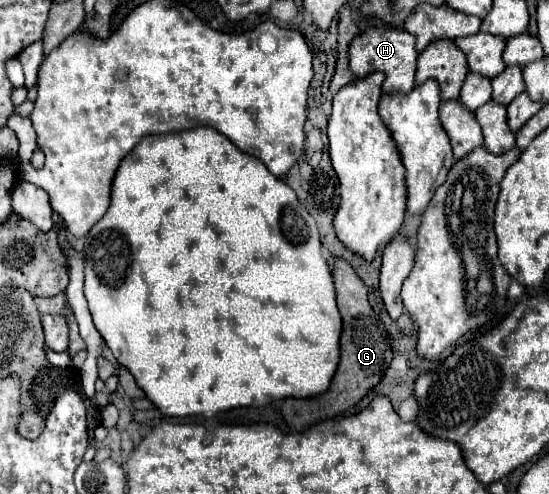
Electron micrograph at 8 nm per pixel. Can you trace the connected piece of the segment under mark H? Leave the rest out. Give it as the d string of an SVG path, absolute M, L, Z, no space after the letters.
M370 27L362 35L358 35L352 41L352 47L348 51L350 55L350 71L356 79L364 79L376 71L384 73L384 93L402 93L408 95L414 89L414 73L416 73L416 59L418 53L414 49L414 35L410 35L404 29L392 29L392 27Z

